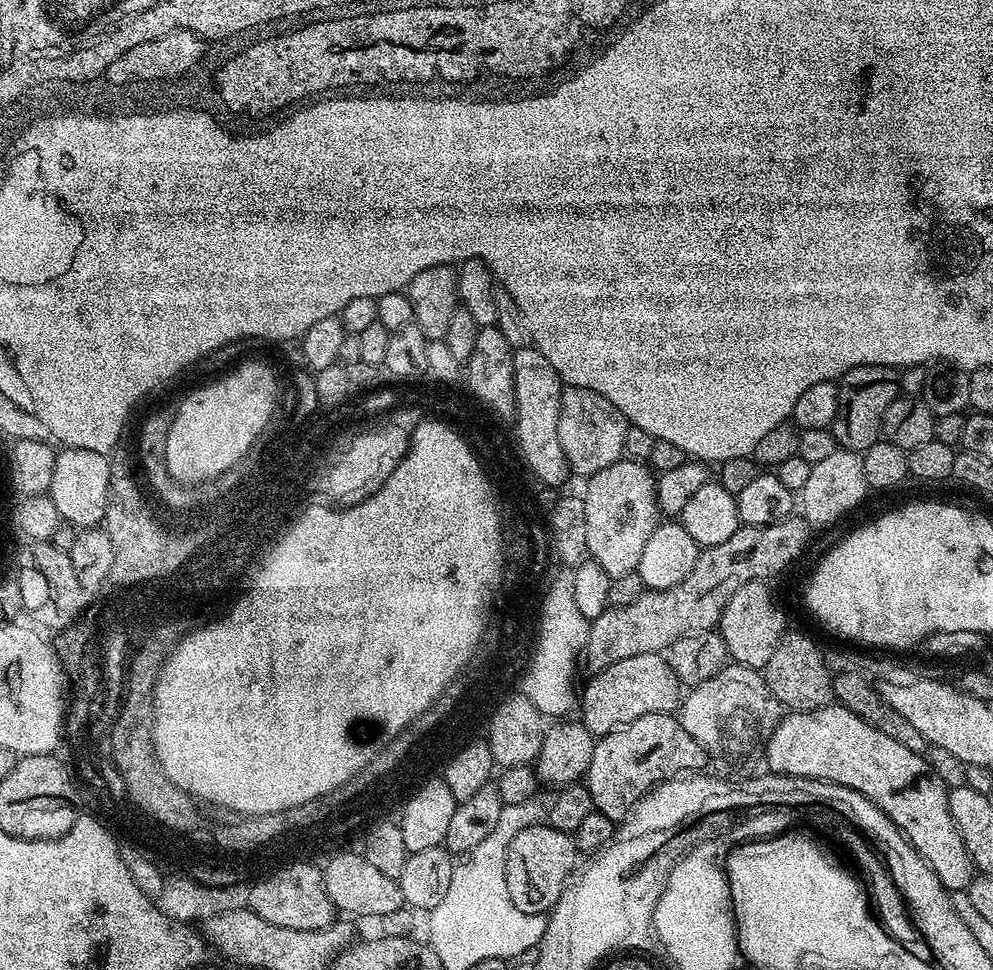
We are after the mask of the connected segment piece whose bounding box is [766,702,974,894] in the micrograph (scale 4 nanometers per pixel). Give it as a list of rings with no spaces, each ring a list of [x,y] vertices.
[[[839,702],[809,712],[788,712],[768,739],[767,752],[769,773],[777,776],[798,776],[806,780],[828,780],[831,784],[846,786],[865,796],[870,803],[877,804],[896,823],[896,827],[903,832],[918,855],[932,867],[934,874],[938,874],[942,886],[948,889],[949,893],[960,894],[967,889],[974,875],[974,865],[958,834],[958,826],[950,814],[949,789],[942,782],[942,778],[932,775],[932,769],[921,753],[902,746],[902,742],[894,742],[890,734],[882,734],[882,730],[866,723],[862,717]]]

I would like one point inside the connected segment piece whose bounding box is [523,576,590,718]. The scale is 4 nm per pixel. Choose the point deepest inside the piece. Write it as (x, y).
(549, 685)

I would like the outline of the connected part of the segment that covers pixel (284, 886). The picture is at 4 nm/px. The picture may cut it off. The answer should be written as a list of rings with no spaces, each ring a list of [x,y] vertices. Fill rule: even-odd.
[[[287,868],[271,878],[257,879],[249,887],[248,905],[265,925],[286,926],[290,930],[325,928],[334,919],[330,898],[320,889],[319,876],[312,868]]]

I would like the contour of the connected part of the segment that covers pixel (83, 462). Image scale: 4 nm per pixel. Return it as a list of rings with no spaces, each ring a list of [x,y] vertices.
[[[60,448],[54,462],[54,478],[50,478],[50,486],[46,494],[54,502],[54,506],[58,506],[61,521],[73,524],[78,530],[103,524],[103,515],[106,514],[107,487],[110,485],[109,474],[109,457],[105,453],[81,448]]]

